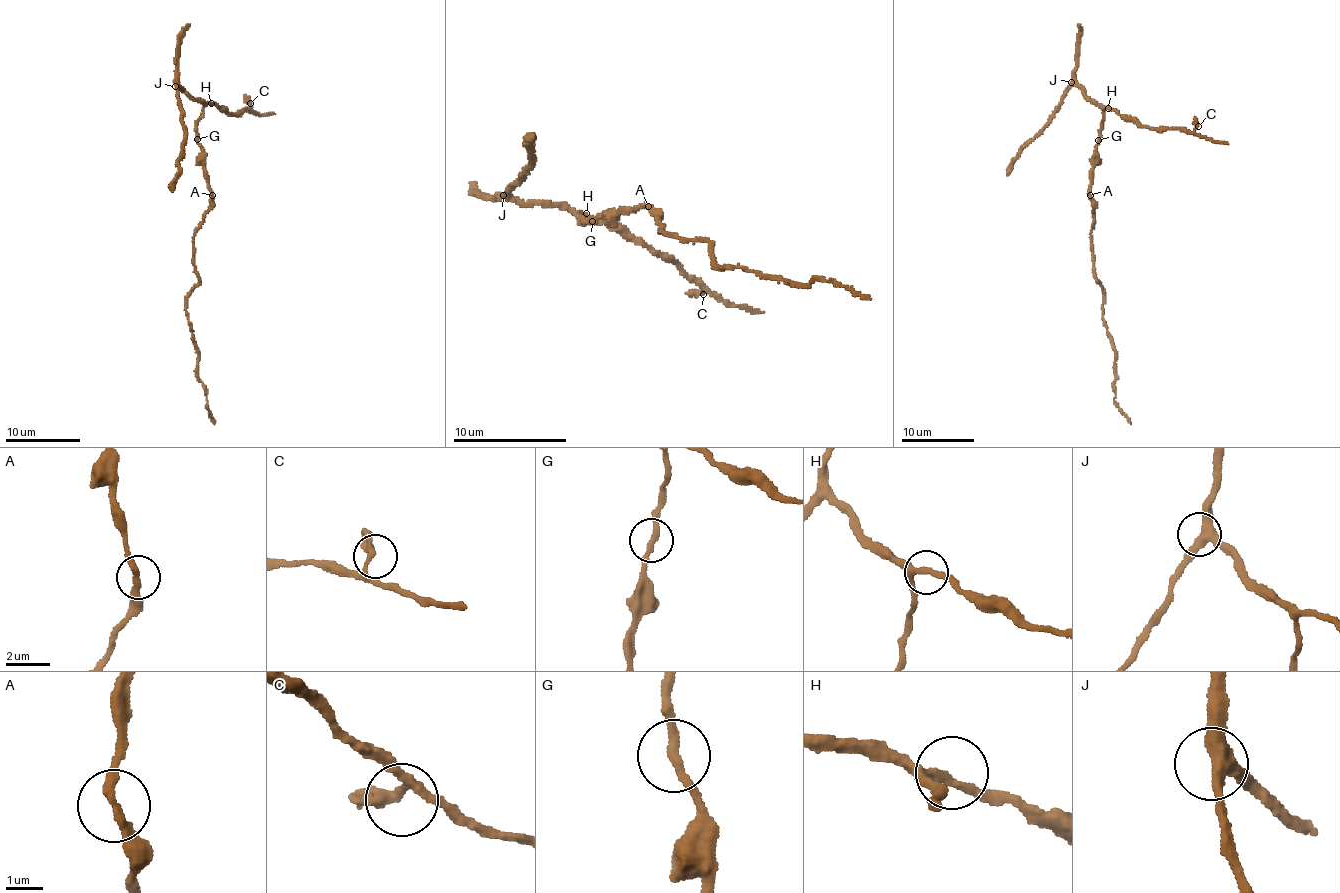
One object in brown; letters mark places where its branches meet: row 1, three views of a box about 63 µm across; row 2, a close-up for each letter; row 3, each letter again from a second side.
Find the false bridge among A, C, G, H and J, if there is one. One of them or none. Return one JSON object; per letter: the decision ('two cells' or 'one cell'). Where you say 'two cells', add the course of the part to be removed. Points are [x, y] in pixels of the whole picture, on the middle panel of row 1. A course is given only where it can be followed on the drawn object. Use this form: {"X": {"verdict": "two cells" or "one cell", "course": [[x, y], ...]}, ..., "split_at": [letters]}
{"A": {"verdict": "one cell"}, "C": {"verdict": "one cell"}, "G": {"verdict": "one cell"}, "H": {"verdict": "one cell"}, "J": {"verdict": "one cell"}, "split_at": []}

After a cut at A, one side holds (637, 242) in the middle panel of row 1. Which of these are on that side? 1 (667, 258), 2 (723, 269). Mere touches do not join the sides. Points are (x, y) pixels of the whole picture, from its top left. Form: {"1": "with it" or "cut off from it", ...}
{"1": "with it", "2": "cut off from it"}

